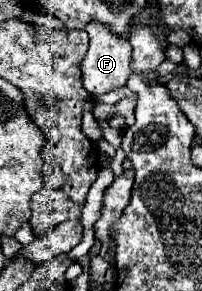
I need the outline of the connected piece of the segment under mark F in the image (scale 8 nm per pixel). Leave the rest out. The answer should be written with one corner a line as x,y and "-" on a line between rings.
96,20
86,24
86,32
90,36
90,48
82,60
82,82
84,82
84,88
94,94
94,96
100,96
116,86
124,86
128,76
130,76
130,54
132,54
132,48
130,48
130,42
128,38
124,36
118,36
114,32
110,32
106,28
106,24
98,24

